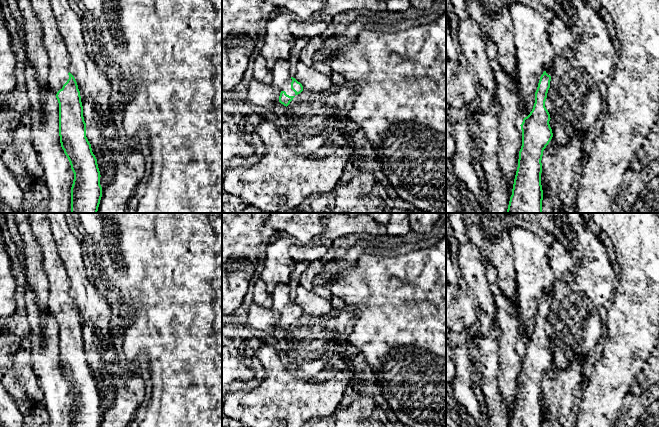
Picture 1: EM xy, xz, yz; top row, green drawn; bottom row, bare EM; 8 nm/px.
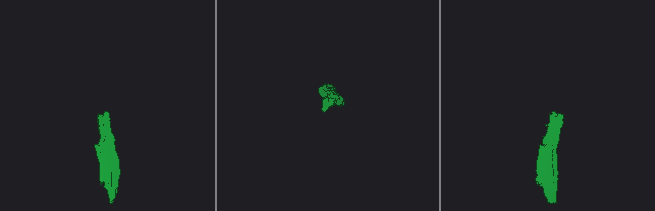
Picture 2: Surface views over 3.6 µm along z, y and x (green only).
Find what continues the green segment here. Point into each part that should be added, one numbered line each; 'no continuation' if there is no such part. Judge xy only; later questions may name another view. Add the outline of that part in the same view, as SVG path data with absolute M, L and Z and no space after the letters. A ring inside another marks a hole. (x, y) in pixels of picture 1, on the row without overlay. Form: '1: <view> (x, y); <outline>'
1: xy (59, 283); M29 213L31 230L41 248L49 281L49 311L56 319L69 303L70 279L54 241L47 213Z

